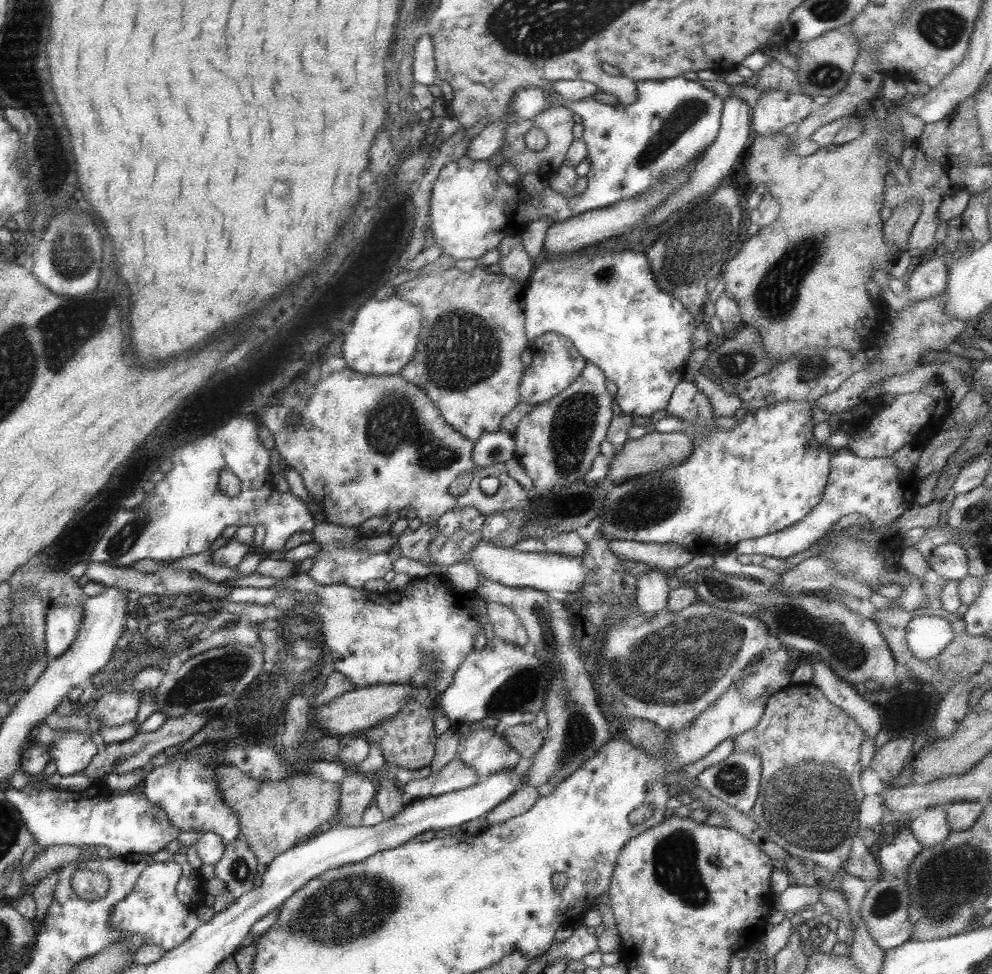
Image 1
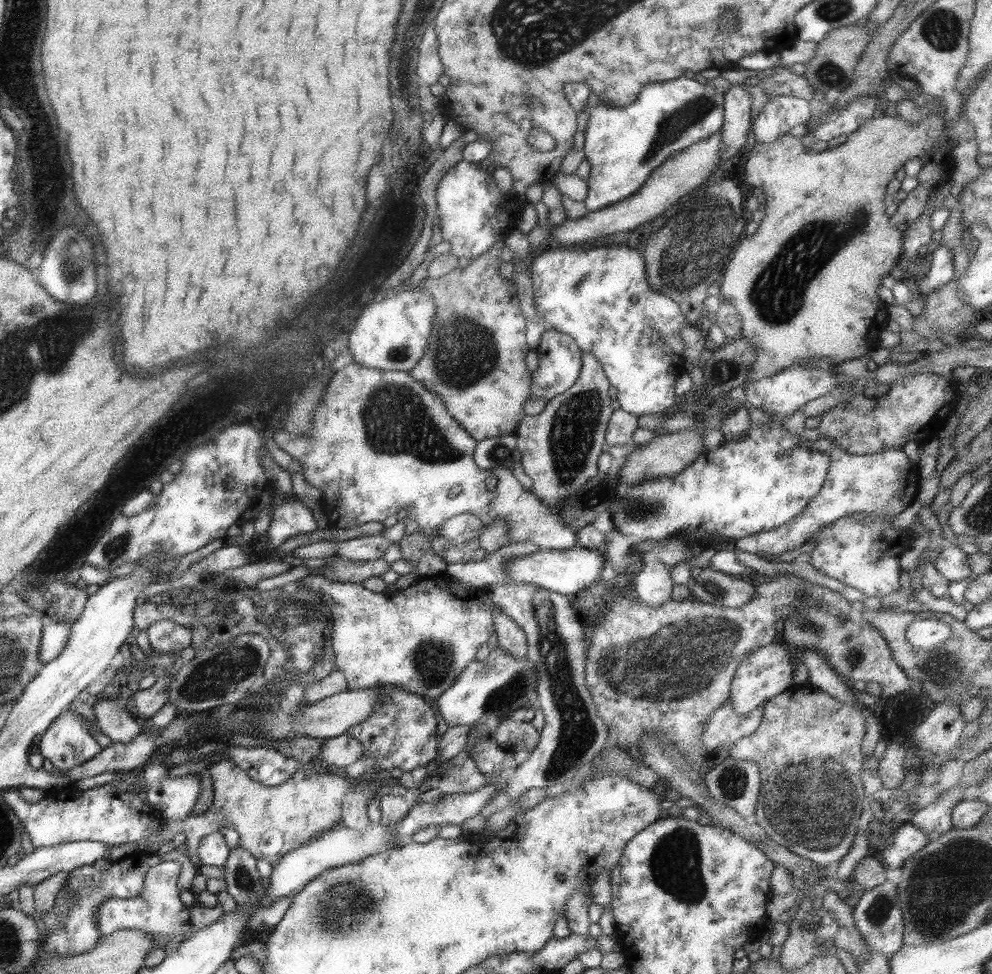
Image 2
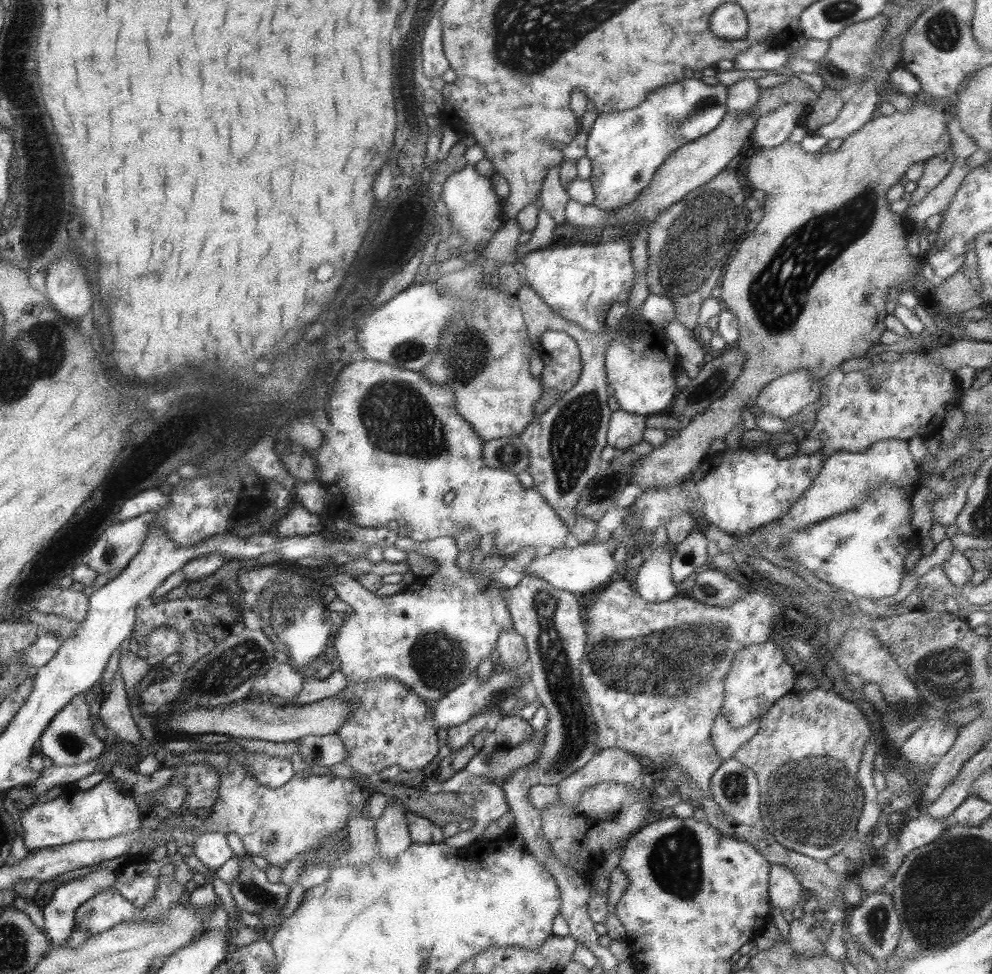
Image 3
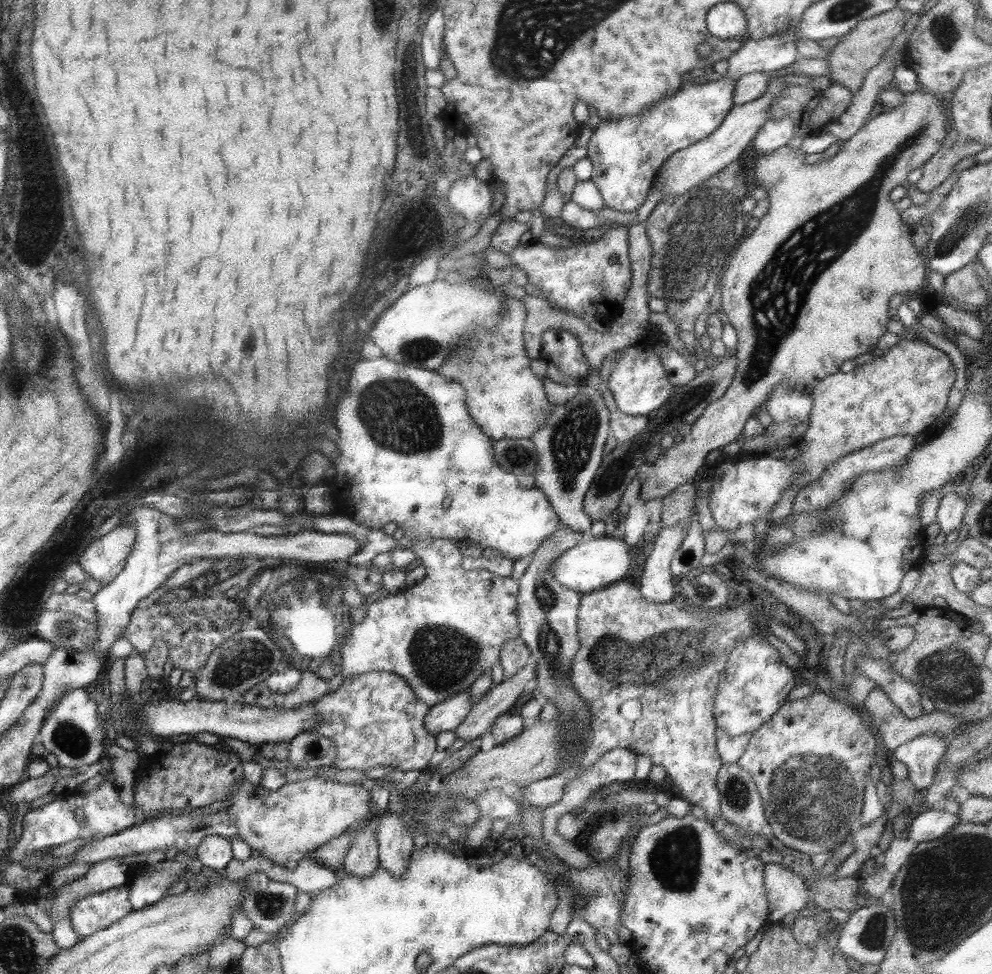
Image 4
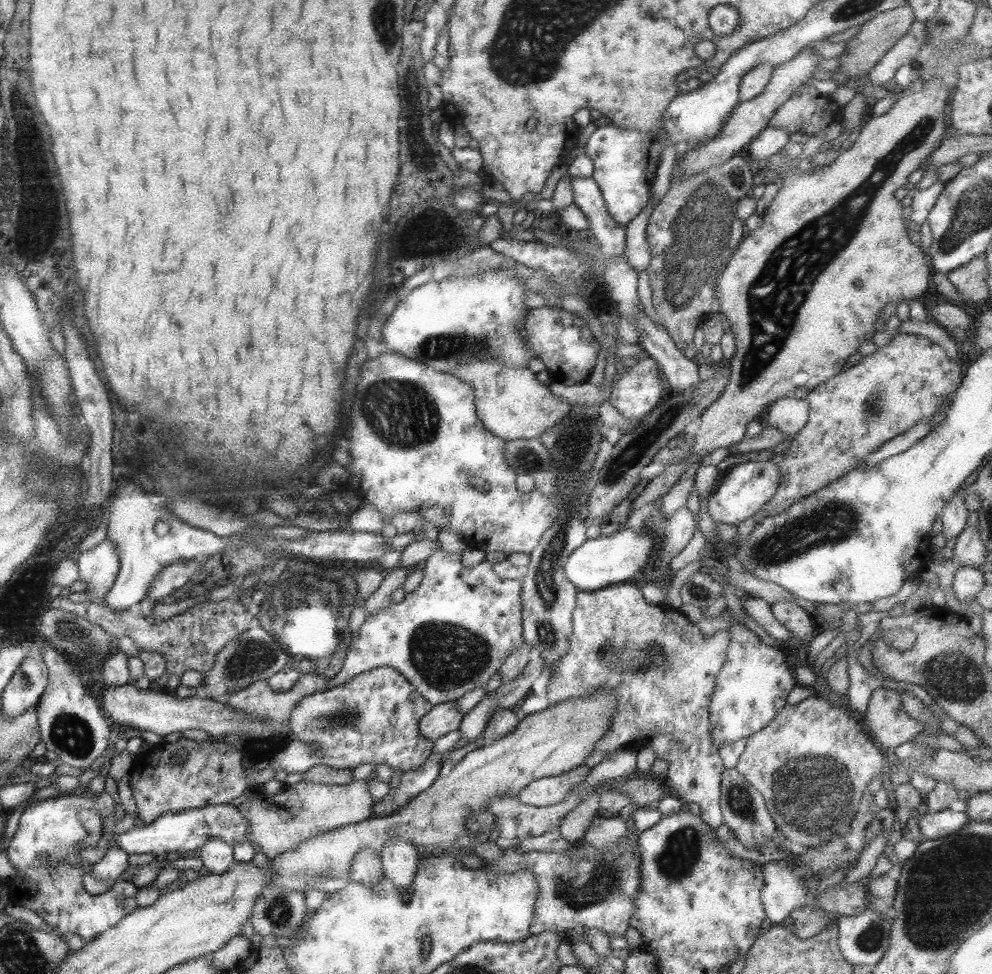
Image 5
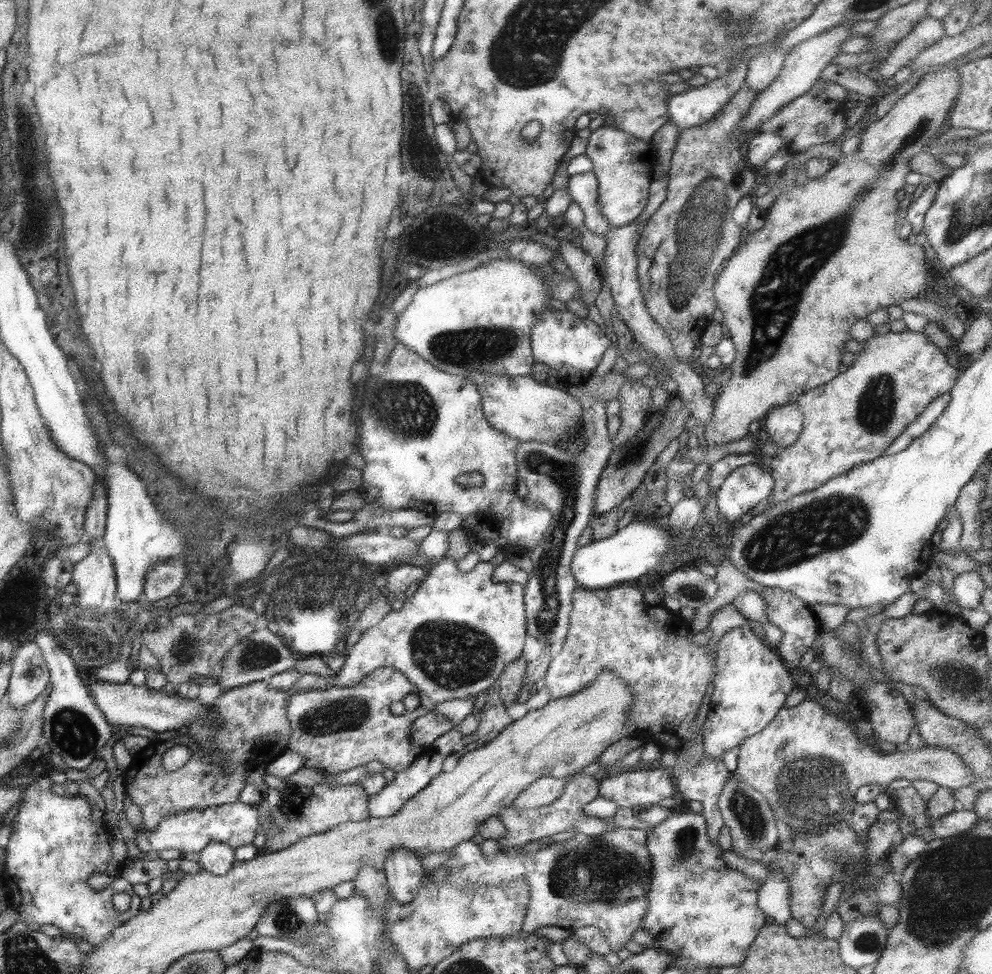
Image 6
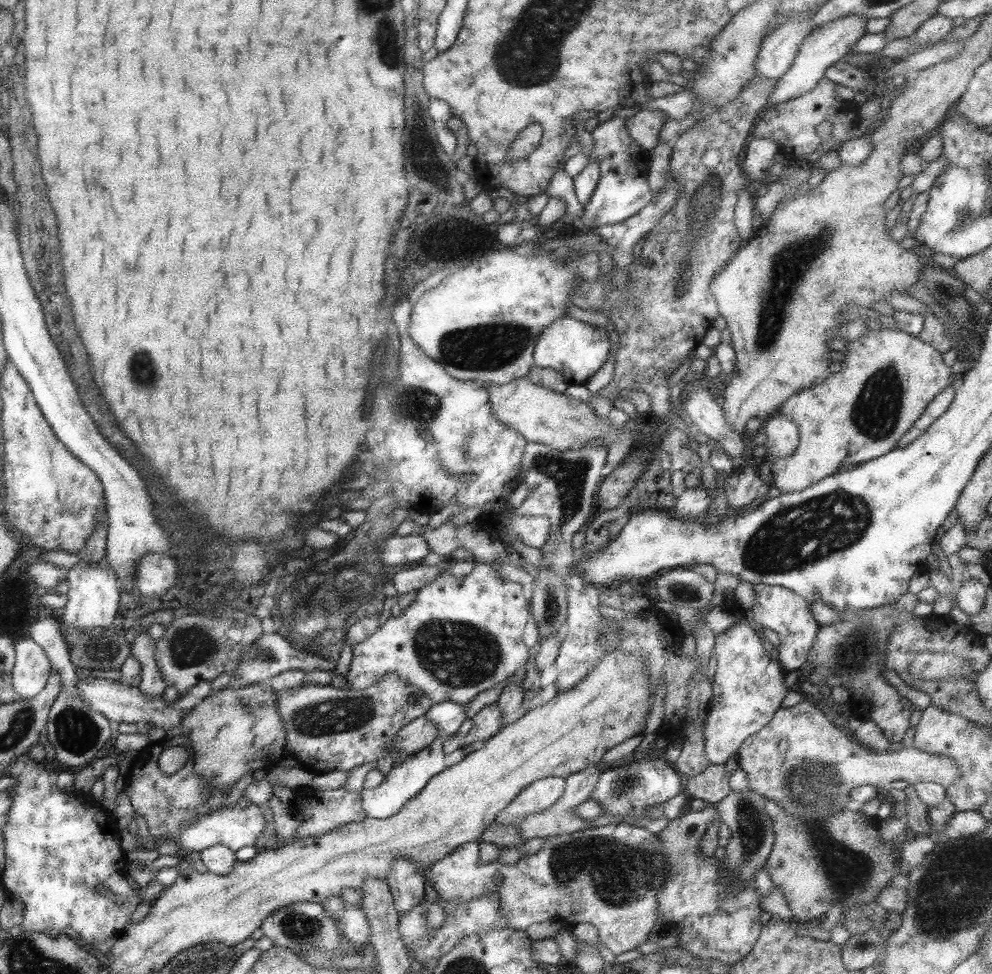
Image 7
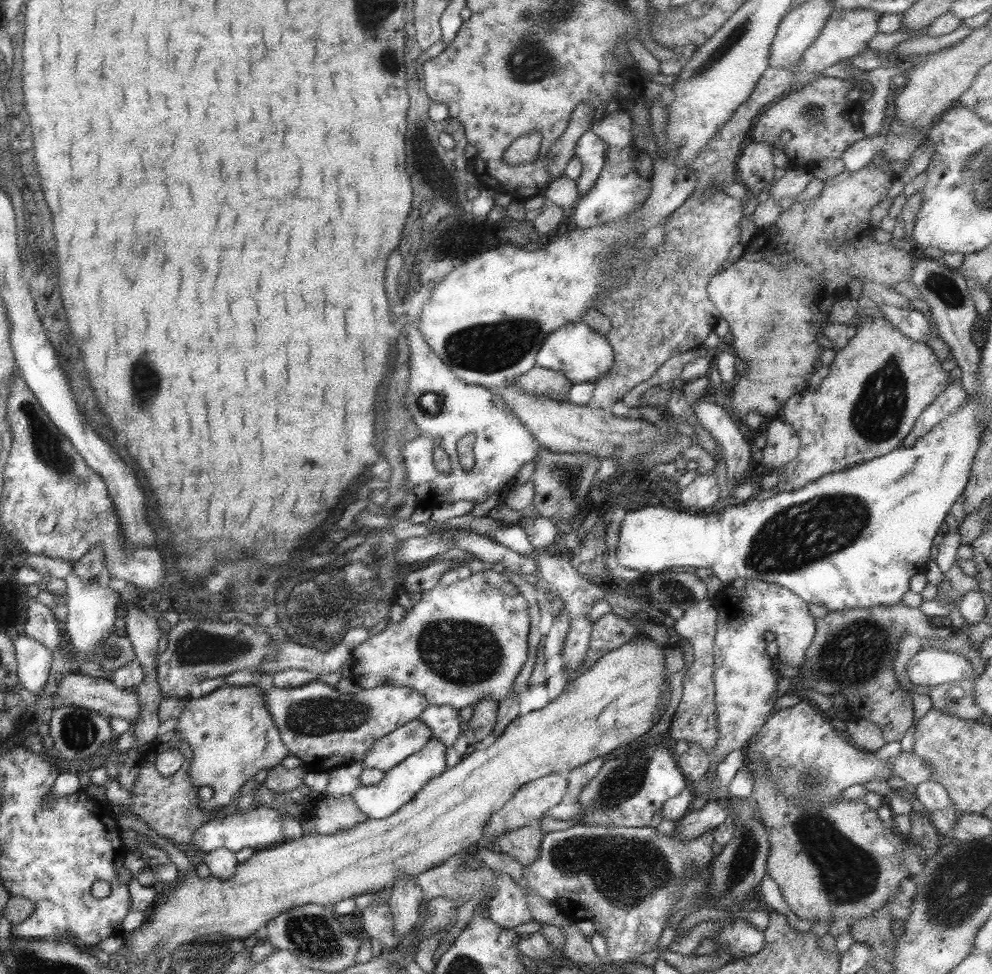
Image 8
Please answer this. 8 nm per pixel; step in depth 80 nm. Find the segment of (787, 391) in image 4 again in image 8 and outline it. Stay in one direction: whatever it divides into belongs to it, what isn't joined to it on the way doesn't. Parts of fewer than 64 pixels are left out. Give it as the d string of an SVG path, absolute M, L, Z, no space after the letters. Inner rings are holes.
M770 418L762 427L766 443L760 460L765 473L778 472L791 463L798 453L798 438L794 430L780 418Z

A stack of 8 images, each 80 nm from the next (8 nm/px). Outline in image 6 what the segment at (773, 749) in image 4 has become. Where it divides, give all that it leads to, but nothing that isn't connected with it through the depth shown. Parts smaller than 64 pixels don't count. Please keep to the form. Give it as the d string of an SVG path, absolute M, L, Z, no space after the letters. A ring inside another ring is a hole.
M808 698L792 708L780 709L775 717L762 730L746 736L738 744L736 769L738 780L753 791L760 793L769 808L775 811L777 820L786 824L793 832L807 832L819 824L833 825L845 821L854 806L855 792L861 786L875 784L880 788L888 787L898 780L926 781L943 790L957 790L975 780L975 776L965 763L950 750L938 746L909 746L905 752L897 750L883 753L880 749L859 738L852 724L850 714L839 718Z

